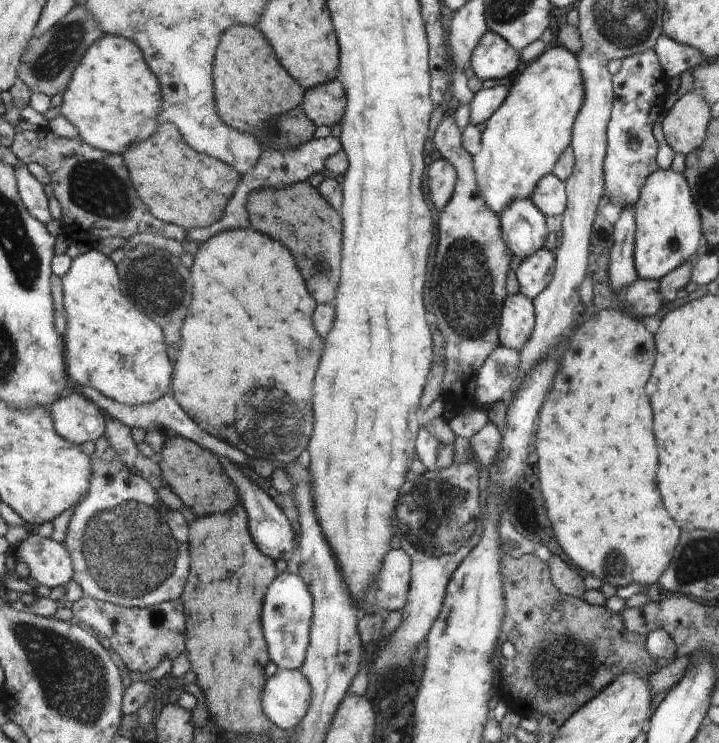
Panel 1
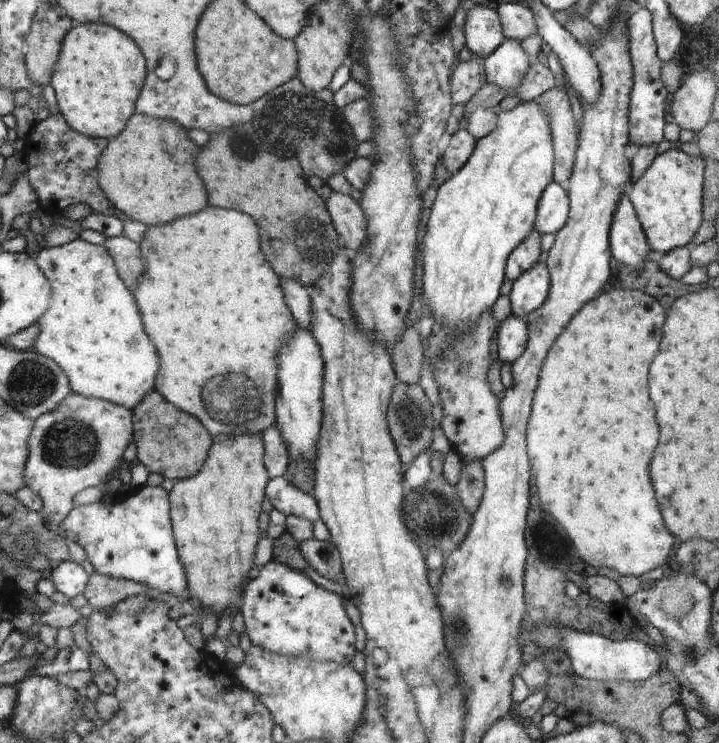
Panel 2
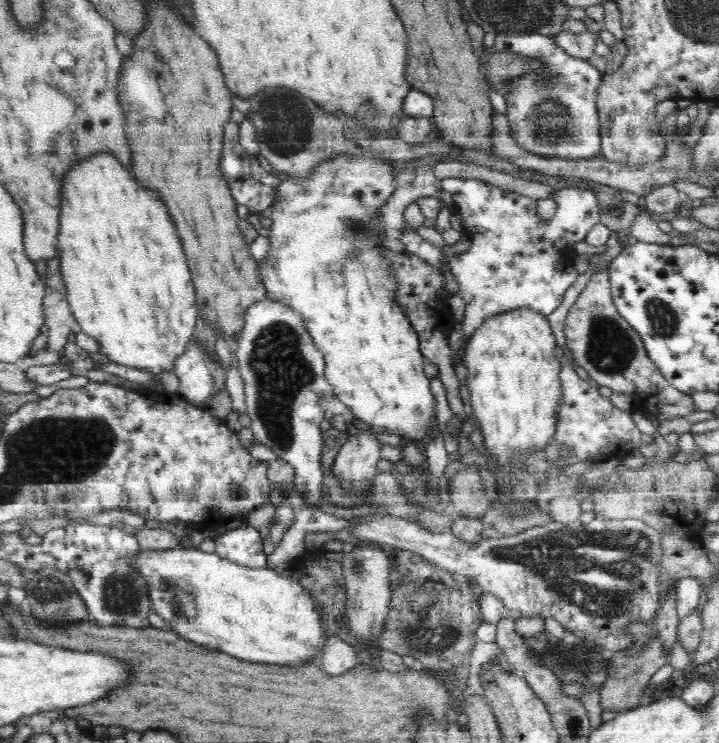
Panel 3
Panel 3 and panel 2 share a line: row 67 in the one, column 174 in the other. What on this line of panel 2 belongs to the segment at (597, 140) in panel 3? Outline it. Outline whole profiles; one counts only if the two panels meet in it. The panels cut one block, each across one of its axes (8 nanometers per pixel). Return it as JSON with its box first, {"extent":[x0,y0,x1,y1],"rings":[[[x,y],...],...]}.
{"extent":[64,484,187,596],"rings":[[[146,484],[130,488],[124,493],[115,493],[115,495],[117,496],[112,497],[110,502],[100,500],[91,505],[80,505],[74,508],[72,514],[64,521],[64,528],[75,534],[78,544],[88,555],[87,562],[91,564],[94,571],[110,578],[146,584],[149,590],[156,589],[174,596],[181,596],[187,588],[187,579],[178,556],[172,528],[170,492],[160,485],[151,487]]]}

